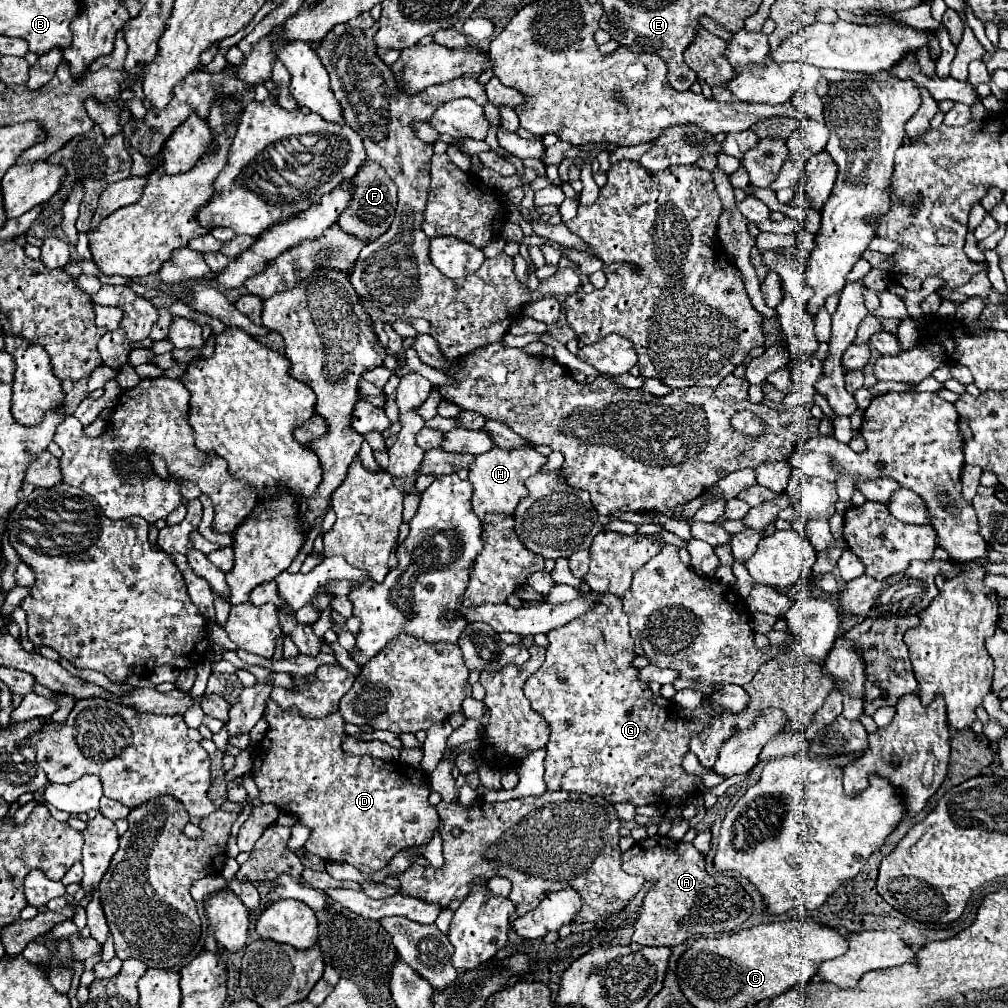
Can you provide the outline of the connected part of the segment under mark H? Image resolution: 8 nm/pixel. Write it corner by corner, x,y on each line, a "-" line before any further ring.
522,446
522,448
514,448
514,450
500,450
500,448
492,448
490,454
478,454
474,458
474,462
470,464
470,482
474,484
474,496
472,496
472,506
476,516
482,520
484,514
490,512
504,512
504,514
512,514
514,506
518,506
518,502
526,496
526,486
524,480
528,480
530,476
534,476
536,472
540,472
540,468
546,464
546,456
538,454
534,450
534,446

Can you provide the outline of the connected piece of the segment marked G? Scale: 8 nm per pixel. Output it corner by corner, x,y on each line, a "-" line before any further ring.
602,594
592,610
566,626
550,630
546,650
546,660
526,680
524,694
532,708
540,712
552,728
544,760
548,790
582,792
590,796
600,794
612,804
630,802
634,806
646,806
660,800
668,802
674,796
686,800
690,790
698,790
696,782
700,782
700,778
684,772
680,762
688,752
690,738
710,724
710,708
698,706
696,710
686,710
674,700
652,694
644,682
638,682
638,670
630,666
636,654
630,652
628,614
622,610
620,596

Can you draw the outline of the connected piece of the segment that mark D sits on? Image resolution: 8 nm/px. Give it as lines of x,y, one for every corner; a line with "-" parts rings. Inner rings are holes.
266,700
266,706
264,706
264,720
268,722
268,730
262,738
262,742
258,744
258,750
254,752
254,766
252,766
252,778
260,790
260,800
262,802
270,802
270,804
276,804
282,812
288,812
292,814
300,824
306,824
312,828
312,836
308,838
306,842
306,850
310,854
316,854
320,856
322,860
326,862
332,862
332,860
338,860
338,862
346,862
354,868
358,868
362,874
374,874
378,870
382,870
392,858
396,852
404,850
404,848
410,848
410,846
424,846
432,840
436,828
438,828
438,814
436,814
436,808
428,804
428,796
430,796
430,788
428,788
428,780
426,780
426,774
412,766
404,766
400,762
384,762
380,758
372,758
372,756
348,756
344,750
342,750
342,742
344,738
348,736
346,730
344,730
344,724
346,720
342,718
340,712
334,712
326,718
320,718
320,720
312,720
312,718
298,718
298,714
294,714
294,710
282,710
274,700

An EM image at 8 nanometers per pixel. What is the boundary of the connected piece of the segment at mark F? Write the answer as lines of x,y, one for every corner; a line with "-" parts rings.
362,162
358,168
358,174
354,176
354,196
348,202
348,208
338,218
342,230
358,238
368,238
368,240
380,238
394,220
396,192
398,192
396,184
378,162

